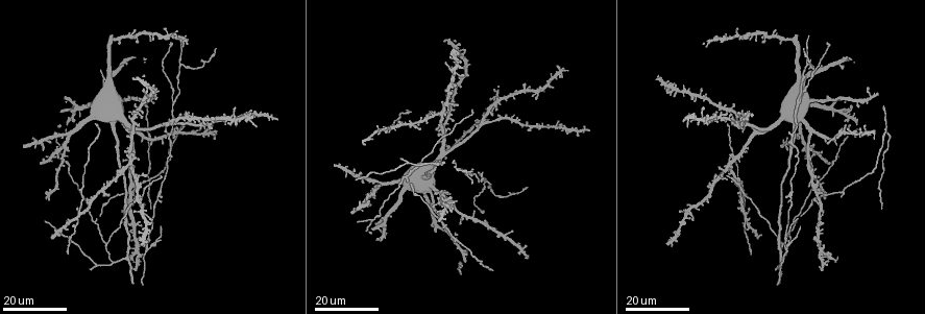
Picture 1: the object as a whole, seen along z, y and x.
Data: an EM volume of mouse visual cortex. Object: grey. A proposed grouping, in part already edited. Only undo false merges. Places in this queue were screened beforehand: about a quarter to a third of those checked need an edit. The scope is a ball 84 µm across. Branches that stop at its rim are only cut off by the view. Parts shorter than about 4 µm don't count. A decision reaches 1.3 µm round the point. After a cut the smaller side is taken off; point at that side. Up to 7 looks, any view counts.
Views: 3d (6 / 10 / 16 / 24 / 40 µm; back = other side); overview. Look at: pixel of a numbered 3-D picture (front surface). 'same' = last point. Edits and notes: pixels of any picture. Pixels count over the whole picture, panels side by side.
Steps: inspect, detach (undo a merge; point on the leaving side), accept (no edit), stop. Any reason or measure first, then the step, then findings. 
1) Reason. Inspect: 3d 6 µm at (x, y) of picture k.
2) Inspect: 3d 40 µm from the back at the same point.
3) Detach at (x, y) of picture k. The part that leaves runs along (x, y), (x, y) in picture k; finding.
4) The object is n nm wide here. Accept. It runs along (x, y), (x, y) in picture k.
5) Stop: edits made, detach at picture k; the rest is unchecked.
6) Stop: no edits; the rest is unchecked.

Inspect: 3d 24 µm at (791, 197) of picture 1.

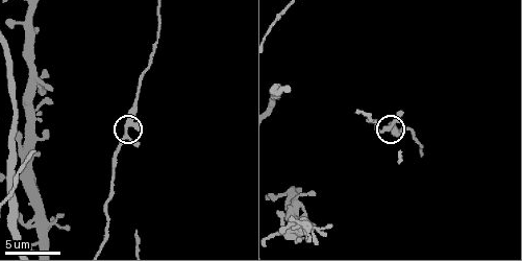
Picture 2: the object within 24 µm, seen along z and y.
Zoom in. Inspect: 3d 10 µm at (388, 130) of picture 2.

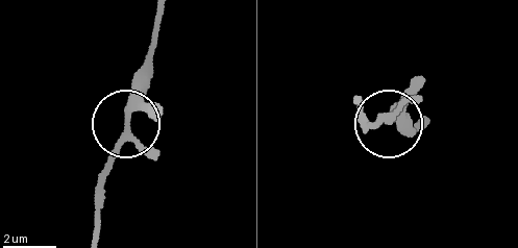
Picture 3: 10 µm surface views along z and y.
Accept. It runs along (93, 232), (93, 199), (145, 67) in picture 3; continuous, no second neuron.

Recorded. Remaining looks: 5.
Three arms meet. Inspect: 3d 24 µm at (837, 157) of picture 1.

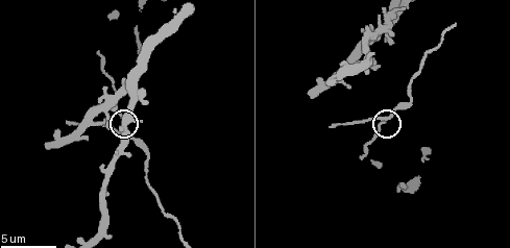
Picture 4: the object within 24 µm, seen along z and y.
Inspect: 3d 10 µm at (387, 119) of picture 4.

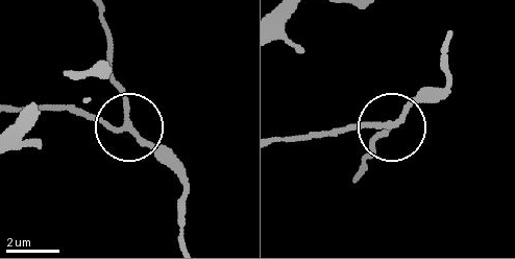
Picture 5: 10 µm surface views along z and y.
Inspect: 3d 6 µm at (128, 126) of picture 5.

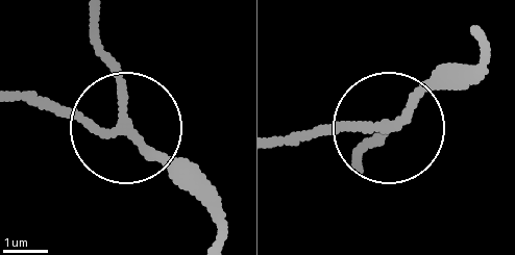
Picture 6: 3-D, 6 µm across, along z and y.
The object is 180 nm wide here. Accept. It runs along (219, 234), (212, 212), (132, 134), (99, 134), (21, 100) in picture 6; all the same neuron.

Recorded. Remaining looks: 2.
Stop: no edits; the rest is unchecked.

